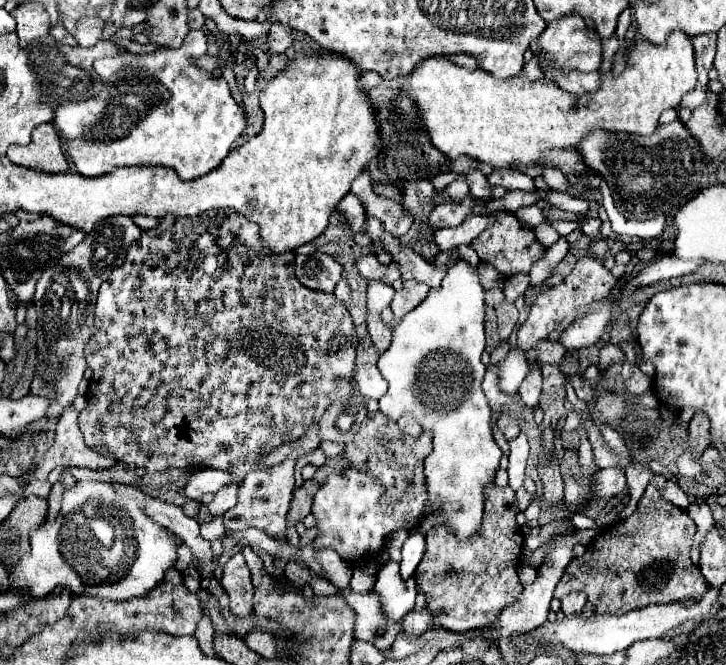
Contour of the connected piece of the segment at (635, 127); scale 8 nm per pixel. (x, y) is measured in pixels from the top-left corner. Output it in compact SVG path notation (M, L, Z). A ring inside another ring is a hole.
M675 31L667 37L663 45L655 45L645 39L635 41L621 75L617 77L611 71L603 71L601 87L595 93L573 95L559 89L553 81L545 81L545 79L529 81L523 75L515 75L511 79L491 77L491 73L479 67L465 69L461 65L455 65L445 55L431 55L419 61L415 69L409 73L401 93L415 103L421 127L425 129L425 133L429 133L431 143L443 155L451 159L467 155L483 163L489 163L495 169L511 169L517 165L539 163L543 151L549 149L573 149L593 129L649 135L659 125L659 115L663 113L663 109L669 107L677 109L681 97L687 91L691 91L695 83L697 83L697 73L695 73L693 43L685 33Z

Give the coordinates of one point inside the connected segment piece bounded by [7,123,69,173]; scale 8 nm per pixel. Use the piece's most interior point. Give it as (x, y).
(44, 153)

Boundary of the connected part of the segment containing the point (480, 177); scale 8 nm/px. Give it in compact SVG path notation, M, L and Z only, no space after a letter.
M473 169L473 171L465 173L465 177L467 177L467 185L469 185L469 191L473 197L483 199L483 201L491 199L491 185L487 183L487 177L481 171Z

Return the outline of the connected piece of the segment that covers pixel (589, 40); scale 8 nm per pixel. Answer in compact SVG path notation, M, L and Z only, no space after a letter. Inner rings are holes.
M569 13L567 17L559 17L559 21L551 21L547 29L539 35L539 47L541 51L551 55L551 63L555 63L563 71L579 69L583 73L599 71L601 67L601 37L595 33L595 29L589 29L577 13Z

